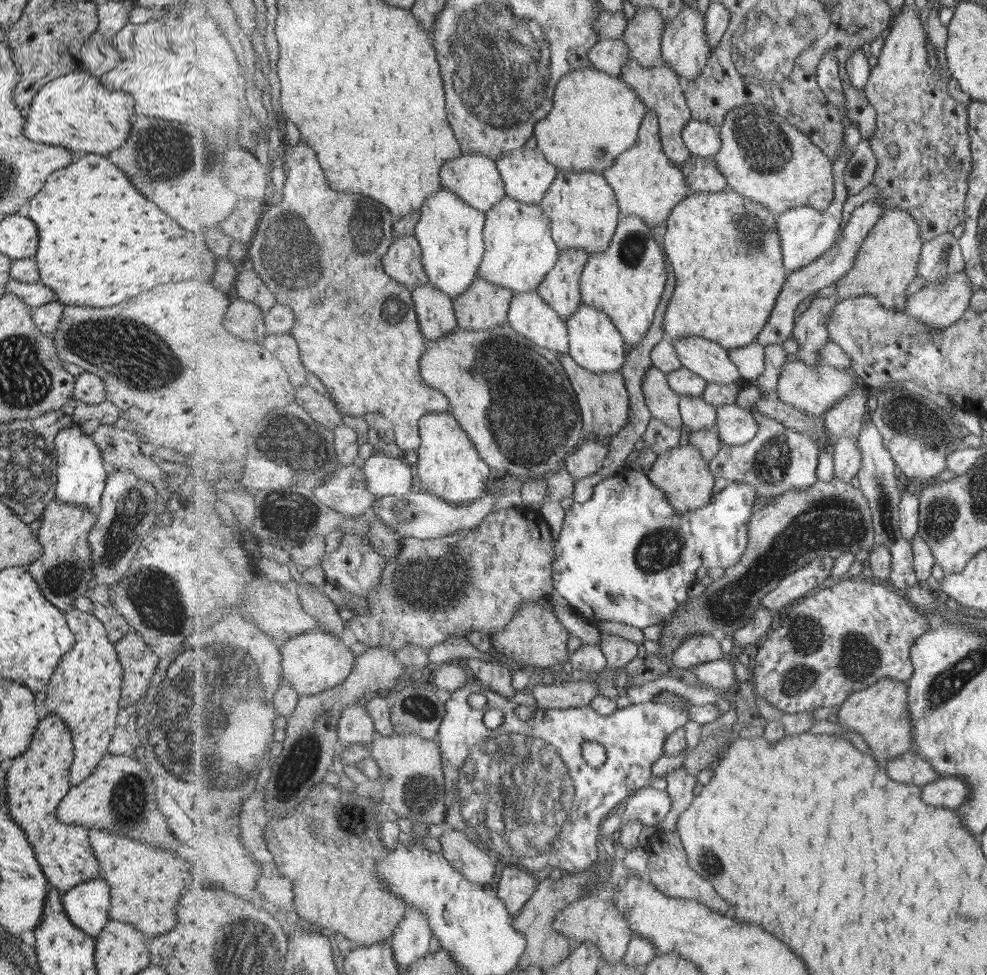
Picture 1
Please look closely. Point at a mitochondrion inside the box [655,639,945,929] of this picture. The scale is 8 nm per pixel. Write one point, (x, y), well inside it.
(709, 861)

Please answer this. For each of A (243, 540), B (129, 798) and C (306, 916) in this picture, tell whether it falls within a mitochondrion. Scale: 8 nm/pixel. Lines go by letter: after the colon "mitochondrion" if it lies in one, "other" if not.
A: other
B: mitochondrion
C: other

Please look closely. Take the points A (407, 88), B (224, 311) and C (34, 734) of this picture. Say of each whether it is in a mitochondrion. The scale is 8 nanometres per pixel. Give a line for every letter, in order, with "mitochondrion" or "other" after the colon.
A: other
B: other
C: other

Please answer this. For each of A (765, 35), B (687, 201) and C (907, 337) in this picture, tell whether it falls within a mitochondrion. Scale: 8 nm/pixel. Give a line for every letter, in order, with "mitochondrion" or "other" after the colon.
A: mitochondrion
B: other
C: mitochondrion

